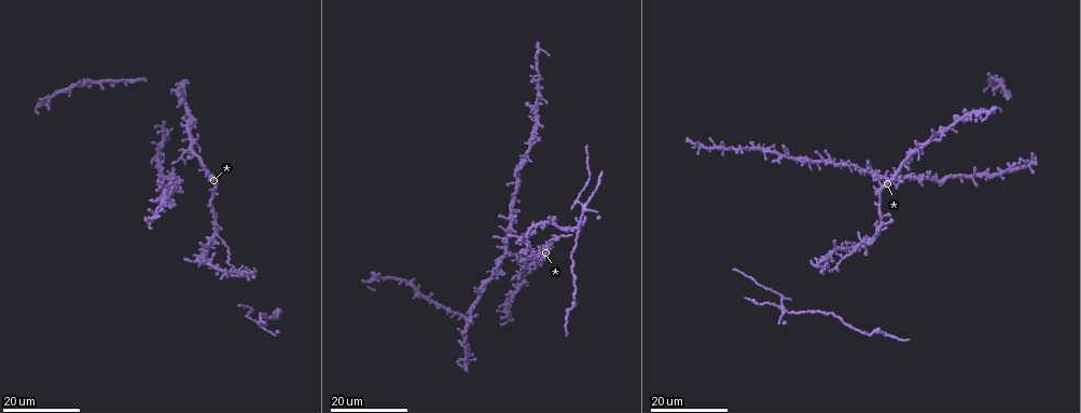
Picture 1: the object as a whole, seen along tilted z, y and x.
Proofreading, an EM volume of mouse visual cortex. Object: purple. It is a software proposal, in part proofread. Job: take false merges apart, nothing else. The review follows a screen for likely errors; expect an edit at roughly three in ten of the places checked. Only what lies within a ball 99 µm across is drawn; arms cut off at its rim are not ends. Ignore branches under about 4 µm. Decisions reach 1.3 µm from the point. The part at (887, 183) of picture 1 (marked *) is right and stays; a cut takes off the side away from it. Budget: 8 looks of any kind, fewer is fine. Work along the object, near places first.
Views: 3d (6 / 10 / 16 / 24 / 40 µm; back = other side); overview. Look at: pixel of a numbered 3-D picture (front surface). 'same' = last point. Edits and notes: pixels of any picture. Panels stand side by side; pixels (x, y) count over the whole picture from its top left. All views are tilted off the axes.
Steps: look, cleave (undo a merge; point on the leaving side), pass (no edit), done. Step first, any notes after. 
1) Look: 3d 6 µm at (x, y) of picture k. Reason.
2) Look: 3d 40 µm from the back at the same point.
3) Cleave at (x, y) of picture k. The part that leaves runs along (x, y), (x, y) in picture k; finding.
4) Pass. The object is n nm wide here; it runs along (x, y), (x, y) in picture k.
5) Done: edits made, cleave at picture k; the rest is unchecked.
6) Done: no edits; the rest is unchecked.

Look: 3d 16 µm at (525, 265) of picture 1. Looks like a crossing.

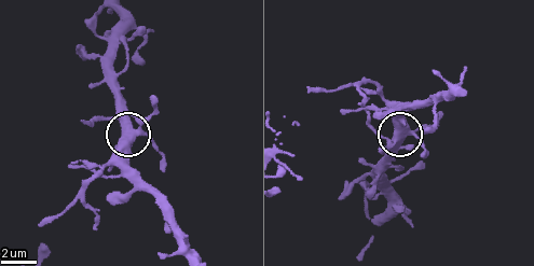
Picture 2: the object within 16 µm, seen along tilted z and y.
Look: 3d 10 µm at (406, 133) of picture 2. Closer look.

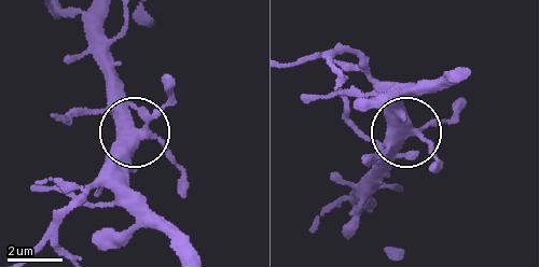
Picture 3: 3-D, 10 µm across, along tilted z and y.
Look: 3d 10 µm from the back at (132, 133) of picture 3. From behind.

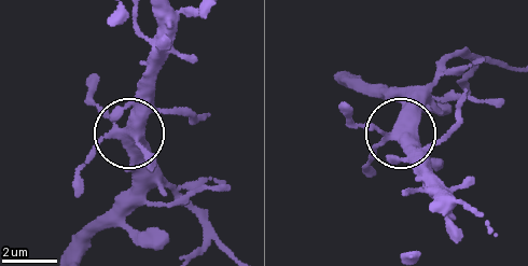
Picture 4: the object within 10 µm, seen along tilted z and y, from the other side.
Pass. It runs along (80, 249), (126, 202), (127, 141), (103, 139), (77, 168) in picture 4; all the same neuron.

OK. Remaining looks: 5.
Look: 3d 16 µm at (215, 234) of picture 1. Four or more arms meet.

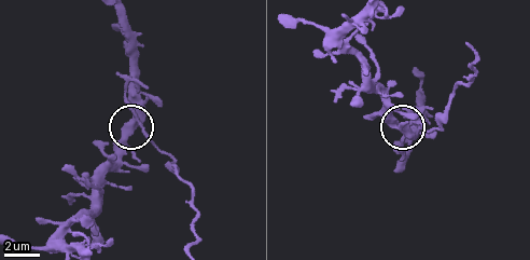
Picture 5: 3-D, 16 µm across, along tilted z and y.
Look: 3d 6 µm at (134, 123) of picture 5.

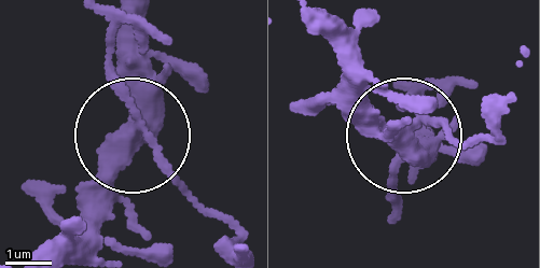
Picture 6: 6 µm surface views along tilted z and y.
Cleave at (107, 69) of picture 6. The side arm is 22 µm long; 4 arms meet here; a second neuron is stuck on.

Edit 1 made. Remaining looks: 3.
Look: overview.

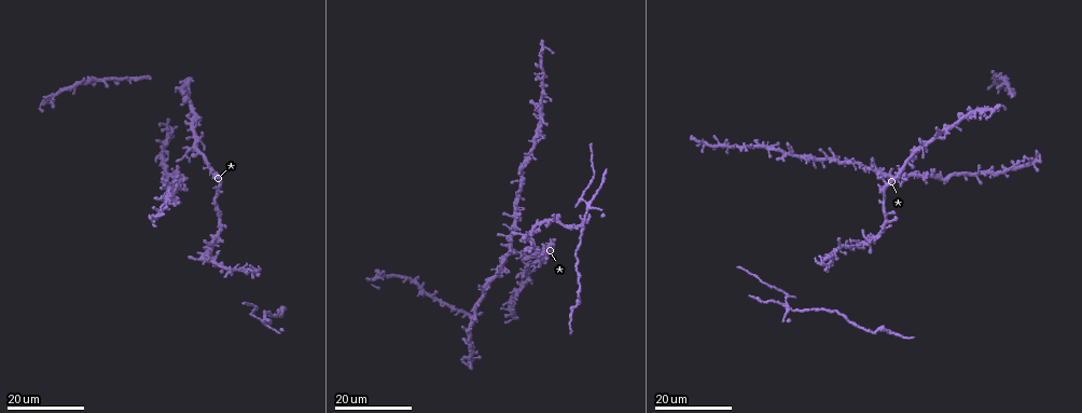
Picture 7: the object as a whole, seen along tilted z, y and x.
Look: 3d 24 µm at (829, 268) of picture 7. Four-way junction.

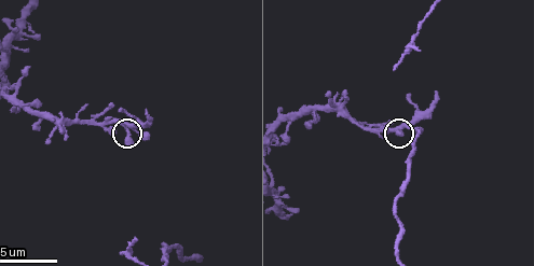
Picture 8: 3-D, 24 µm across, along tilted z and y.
Look: 3d 6 µm at (129, 132) of picture 8. Zoom in.

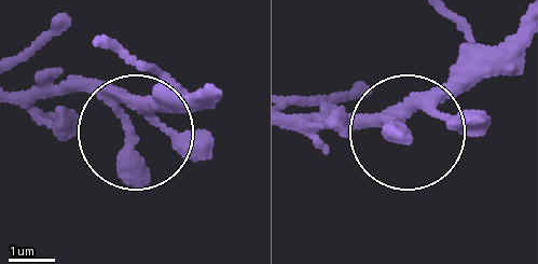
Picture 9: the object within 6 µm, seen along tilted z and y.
Pass. Continuous, no second neuron.

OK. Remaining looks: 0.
Done: edits made, cleave at picture 6; the rest is unchecked.

